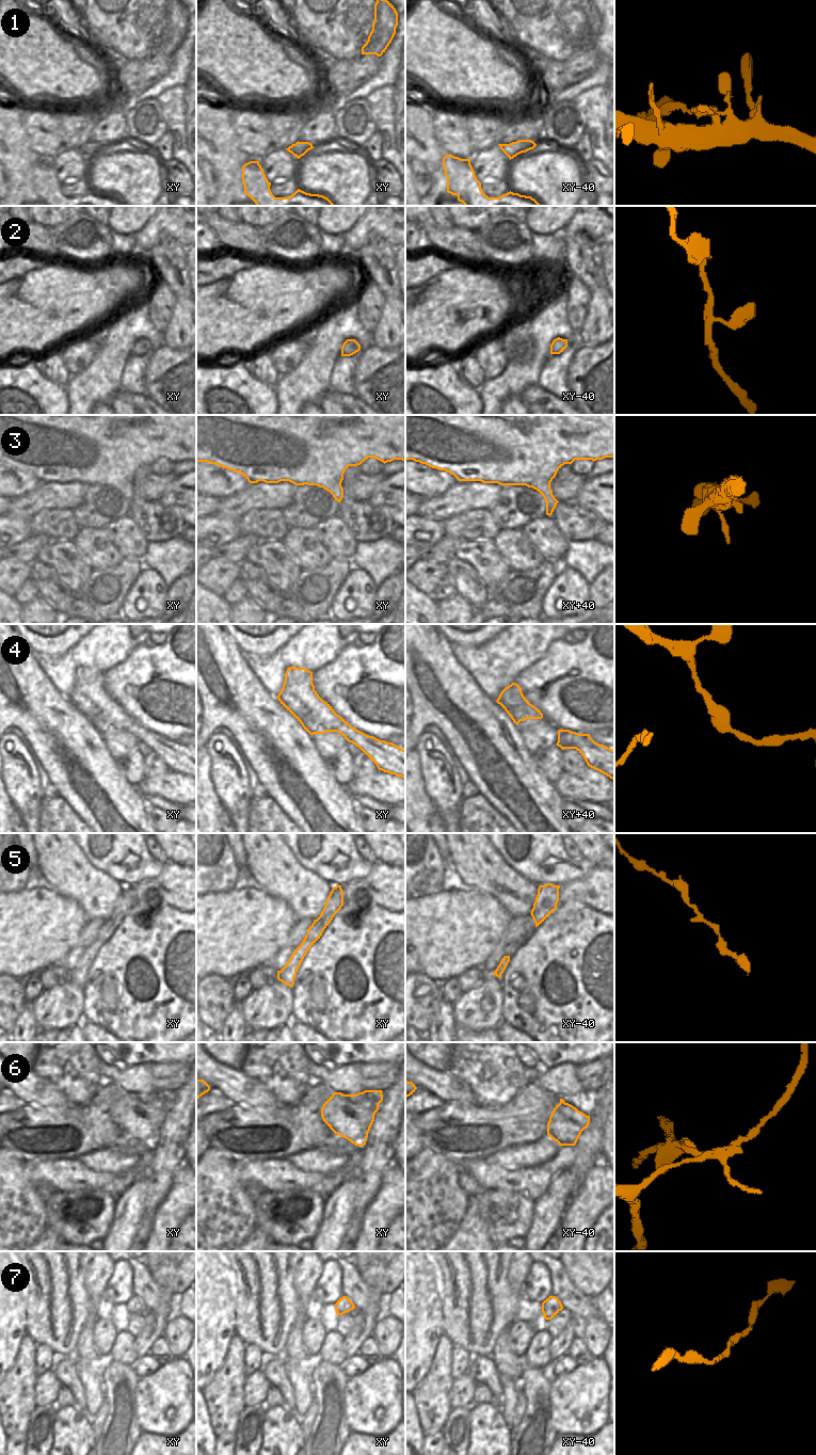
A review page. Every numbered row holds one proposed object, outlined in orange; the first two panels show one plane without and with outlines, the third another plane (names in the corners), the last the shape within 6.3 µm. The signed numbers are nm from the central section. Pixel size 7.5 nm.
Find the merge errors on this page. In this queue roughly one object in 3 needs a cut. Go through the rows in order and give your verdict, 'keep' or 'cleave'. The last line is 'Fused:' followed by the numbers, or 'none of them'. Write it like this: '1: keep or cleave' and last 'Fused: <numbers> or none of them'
1: cleave
2: keep
3: keep
4: keep
5: keep
6: cleave
7: keep
Fused: 1, 6

